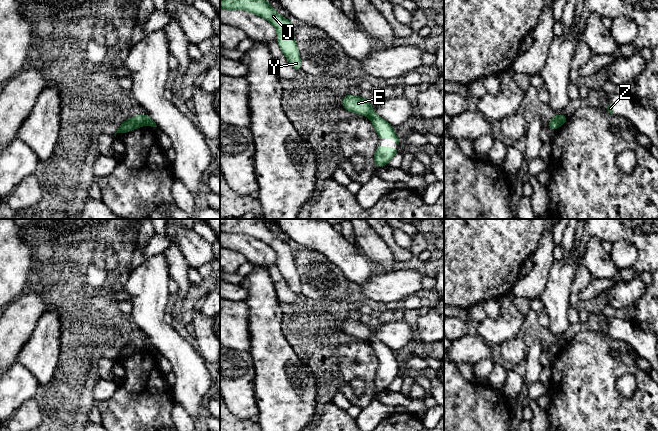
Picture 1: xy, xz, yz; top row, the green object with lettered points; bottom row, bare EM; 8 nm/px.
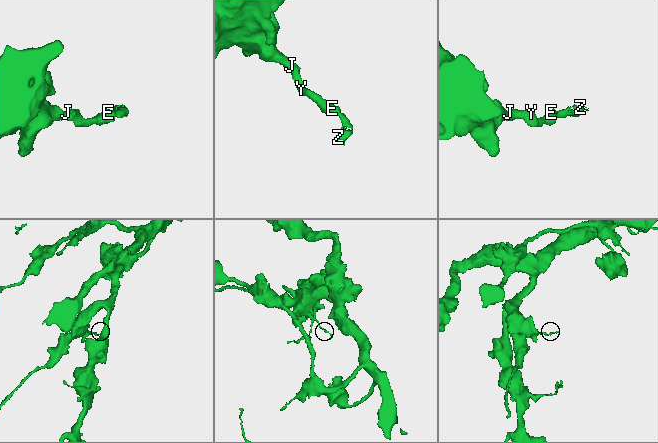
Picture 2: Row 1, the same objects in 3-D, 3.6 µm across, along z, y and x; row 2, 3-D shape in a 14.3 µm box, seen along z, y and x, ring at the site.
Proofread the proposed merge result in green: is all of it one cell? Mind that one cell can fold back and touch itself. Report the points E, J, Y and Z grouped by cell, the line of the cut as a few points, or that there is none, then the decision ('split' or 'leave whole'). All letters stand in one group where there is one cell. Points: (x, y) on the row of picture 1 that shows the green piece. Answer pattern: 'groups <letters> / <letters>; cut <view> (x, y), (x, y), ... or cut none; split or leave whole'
groups E J Y / Z; cut xy (144, 115), (147, 123); split

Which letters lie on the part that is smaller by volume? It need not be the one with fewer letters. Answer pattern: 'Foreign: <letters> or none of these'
Foreign: Z

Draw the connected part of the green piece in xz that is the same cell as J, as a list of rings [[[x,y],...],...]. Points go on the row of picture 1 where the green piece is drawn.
[[[220,0],[220,8],[244,10],[268,20],[277,30],[276,42],[289,64],[296,70],[301,70],[300,53],[292,30],[293,20],[283,18],[269,5],[268,0]]]

